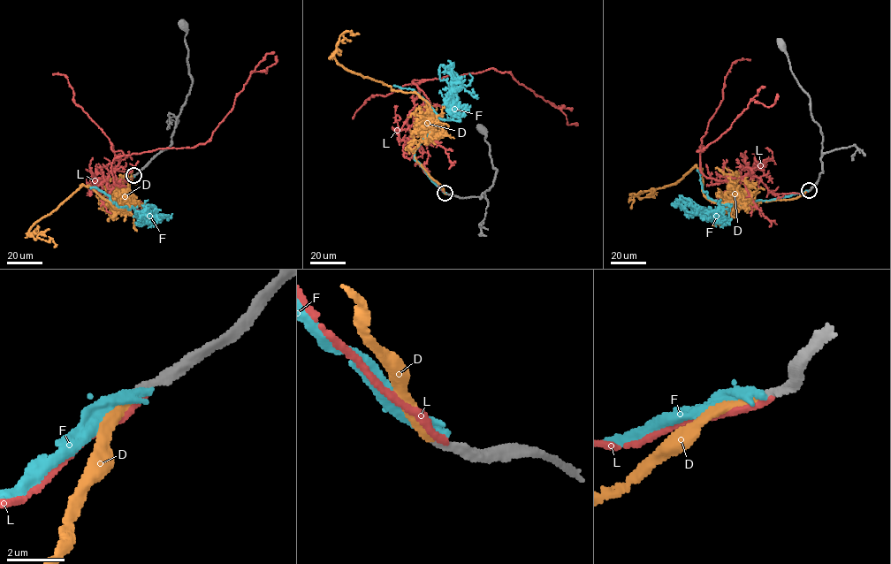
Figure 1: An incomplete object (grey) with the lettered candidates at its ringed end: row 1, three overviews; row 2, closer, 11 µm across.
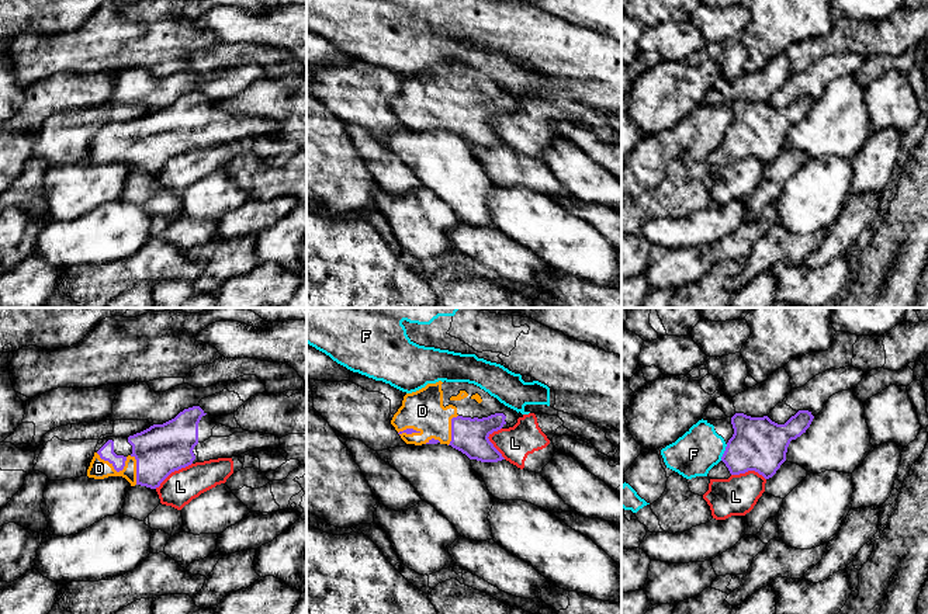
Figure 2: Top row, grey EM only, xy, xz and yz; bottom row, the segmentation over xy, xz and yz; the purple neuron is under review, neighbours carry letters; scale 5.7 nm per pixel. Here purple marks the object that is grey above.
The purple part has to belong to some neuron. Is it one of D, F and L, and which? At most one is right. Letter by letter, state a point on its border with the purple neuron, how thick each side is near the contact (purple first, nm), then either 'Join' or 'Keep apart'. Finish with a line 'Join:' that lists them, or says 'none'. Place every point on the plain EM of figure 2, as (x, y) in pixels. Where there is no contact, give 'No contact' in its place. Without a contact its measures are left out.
D: Touches purple at xy (113, 151). Thickness 90 nm (purple) against 120 nm. Join
F: Touches purple at yz (724, 138). Thickness 300 nm (purple) against 260 nm. Keep apart
L: Touches purple at xy (173, 156). Thickness 280 nm (purple) against 190 nm. Keep apart
Join: D

